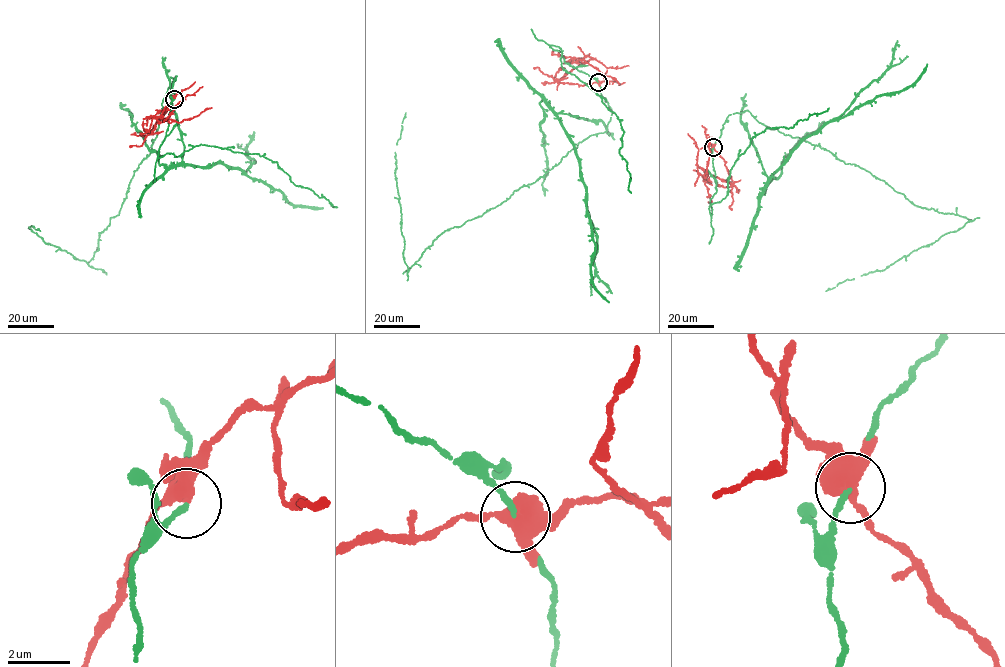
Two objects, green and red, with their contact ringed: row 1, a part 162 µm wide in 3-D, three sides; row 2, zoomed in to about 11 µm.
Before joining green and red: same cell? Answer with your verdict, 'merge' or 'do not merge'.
do not merge

